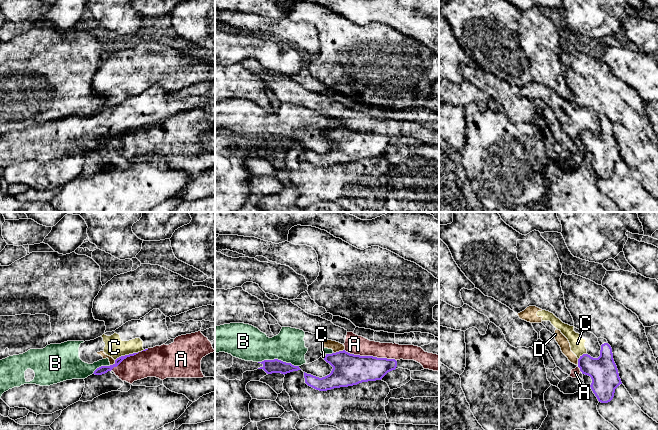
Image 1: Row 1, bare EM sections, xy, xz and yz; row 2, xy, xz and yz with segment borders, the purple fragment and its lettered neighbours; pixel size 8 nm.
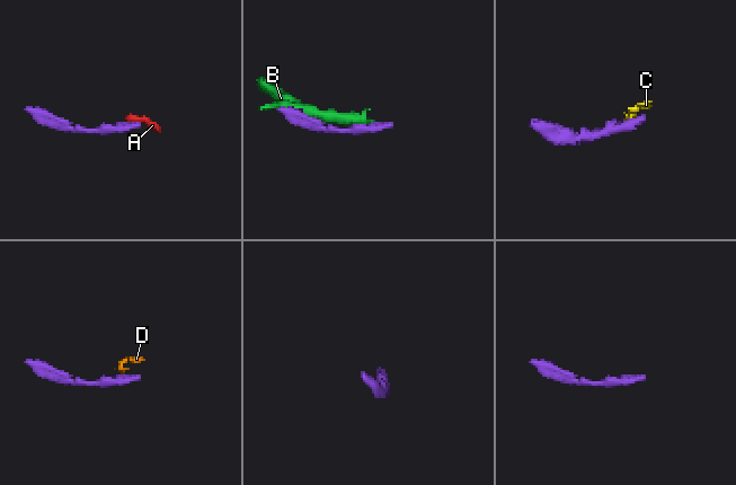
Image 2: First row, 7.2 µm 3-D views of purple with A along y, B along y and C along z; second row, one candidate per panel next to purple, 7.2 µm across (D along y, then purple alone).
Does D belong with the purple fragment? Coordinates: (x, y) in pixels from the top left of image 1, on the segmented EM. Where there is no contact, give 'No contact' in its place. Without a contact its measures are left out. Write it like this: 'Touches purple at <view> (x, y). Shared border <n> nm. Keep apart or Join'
Touches purple at xz (339, 351). Shared border 90 nm. Keep apart

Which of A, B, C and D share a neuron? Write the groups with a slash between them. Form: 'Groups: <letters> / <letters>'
Groups: A / B C D

